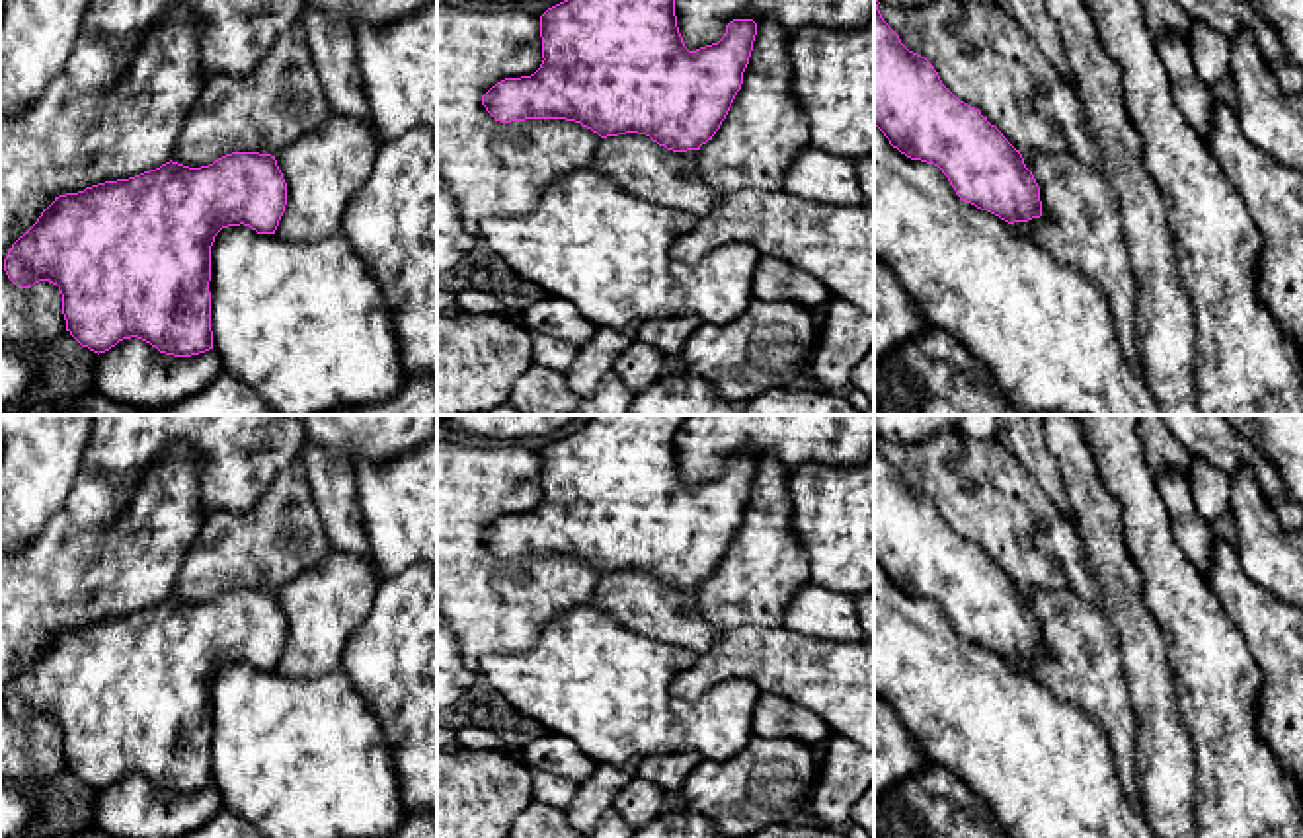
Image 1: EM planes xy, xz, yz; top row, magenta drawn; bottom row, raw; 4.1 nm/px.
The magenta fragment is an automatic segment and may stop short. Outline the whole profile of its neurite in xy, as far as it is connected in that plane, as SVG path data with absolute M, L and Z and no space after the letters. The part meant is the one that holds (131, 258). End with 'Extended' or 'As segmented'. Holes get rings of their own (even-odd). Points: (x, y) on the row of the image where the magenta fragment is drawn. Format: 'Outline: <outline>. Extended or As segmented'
Outline: M330 113L277 156L232 152L209 166L166 162L156 170L55 197L20 236L4 271L20 288L49 281L62 294L66 331L94 353L138 337L160 353L191 357L213 349L211 246L228 226L250 226L283 242L312 244L339 232L353 193L380 148L371 123Z. Extended

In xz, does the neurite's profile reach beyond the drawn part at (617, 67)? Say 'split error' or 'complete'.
split error

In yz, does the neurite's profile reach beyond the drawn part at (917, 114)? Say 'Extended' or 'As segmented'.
Extended

